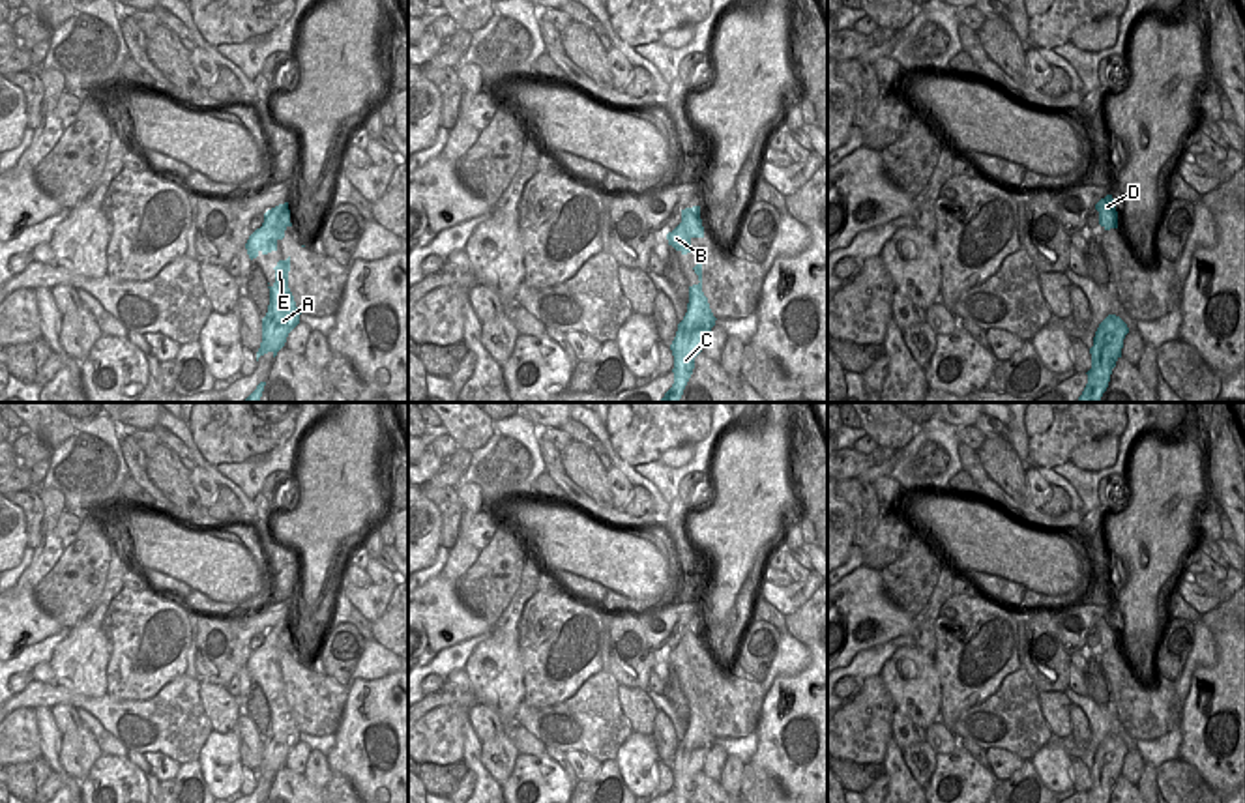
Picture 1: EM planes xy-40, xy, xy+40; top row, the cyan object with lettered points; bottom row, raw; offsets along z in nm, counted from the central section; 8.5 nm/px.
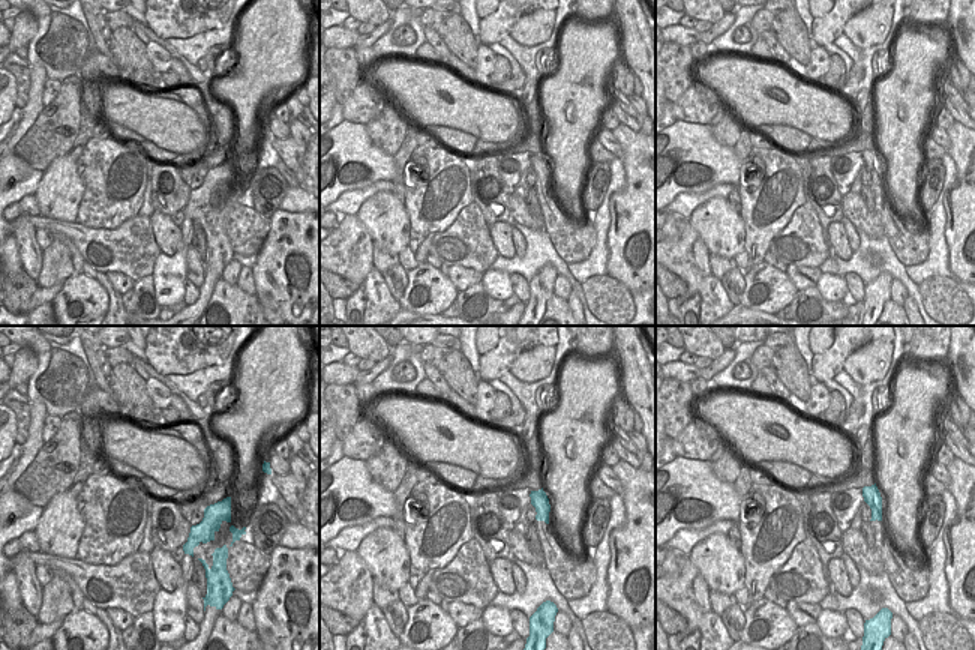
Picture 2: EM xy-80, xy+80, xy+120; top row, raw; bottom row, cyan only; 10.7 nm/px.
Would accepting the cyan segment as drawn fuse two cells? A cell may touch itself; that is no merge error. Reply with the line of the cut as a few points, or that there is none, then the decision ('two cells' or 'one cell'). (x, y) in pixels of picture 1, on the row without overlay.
cut in xy along (699, 629), (689, 629), (682, 637); two cells

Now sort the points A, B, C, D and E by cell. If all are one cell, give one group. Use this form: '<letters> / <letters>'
A B C E / D

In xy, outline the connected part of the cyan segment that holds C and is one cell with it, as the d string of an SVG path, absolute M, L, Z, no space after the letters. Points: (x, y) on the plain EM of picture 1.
M698 679L693 689L700 702L689 706L687 732L678 743L676 756L670 764L674 775L674 803L689 801L695 788L695 777L702 771L706 754L717 739L710 728L708 717L702 711L702 679Z

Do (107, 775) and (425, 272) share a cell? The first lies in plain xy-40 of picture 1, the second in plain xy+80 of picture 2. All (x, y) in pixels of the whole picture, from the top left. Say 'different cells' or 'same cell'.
same cell

